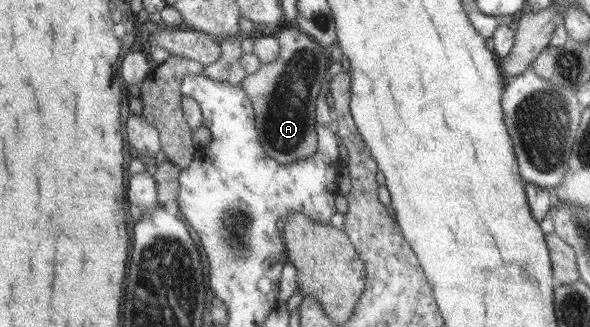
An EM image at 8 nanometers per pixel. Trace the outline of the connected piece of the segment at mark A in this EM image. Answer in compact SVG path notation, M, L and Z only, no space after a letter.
M287 25L275 34L281 45L281 55L273 63L260 64L260 68L253 74L246 74L241 82L241 87L249 96L254 107L256 128L261 145L266 153L275 161L283 165L294 161L313 157L318 151L318 125L315 117L318 93L321 85L327 79L327 71L330 71L330 51L325 48L308 33L303 33L294 25Z

